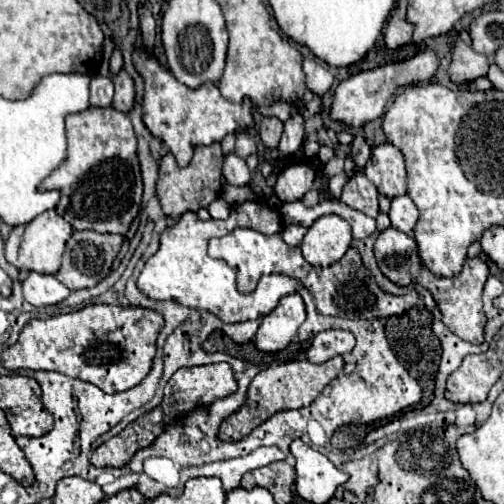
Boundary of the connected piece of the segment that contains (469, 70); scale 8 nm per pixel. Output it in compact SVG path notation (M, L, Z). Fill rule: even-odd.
M460 31L454 51L452 51L452 61L450 61L450 69L448 75L452 79L452 83L470 83L478 77L484 77L488 73L488 57L480 55L472 49L472 41L468 31Z

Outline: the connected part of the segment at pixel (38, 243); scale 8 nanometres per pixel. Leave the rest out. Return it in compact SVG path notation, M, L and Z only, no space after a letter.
M54 209L44 211L38 217L34 217L32 221L14 227L14 231L10 233L10 237L6 241L6 259L18 269L54 275L60 269L64 245L70 235L72 235L72 227Z

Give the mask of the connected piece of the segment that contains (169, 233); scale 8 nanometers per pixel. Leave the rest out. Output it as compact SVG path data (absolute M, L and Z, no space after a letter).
M246 201L242 205L232 207L230 217L224 221L218 219L200 221L196 213L188 211L180 217L176 225L168 227L160 235L160 249L146 261L138 277L138 289L152 299L174 299L180 305L190 309L206 309L216 317L220 317L224 323L262 319L264 315L276 309L278 301L284 295L296 291L296 279L288 275L276 275L276 273L264 275L252 293L246 295L238 293L234 285L234 273L228 269L228 265L222 263L220 259L208 257L206 253L208 239L216 235L226 235L236 227L250 227L264 235L272 235L282 231L282 217L276 209L270 209L268 205L260 205L256 201Z

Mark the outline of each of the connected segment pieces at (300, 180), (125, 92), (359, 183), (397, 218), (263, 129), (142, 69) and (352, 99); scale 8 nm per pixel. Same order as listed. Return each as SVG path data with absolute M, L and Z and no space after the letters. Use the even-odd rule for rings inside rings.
M290 165L286 167L274 185L274 195L280 201L298 201L314 185L314 171L308 165Z
M122 69L118 75L112 77L112 83L116 87L116 93L114 93L114 101L112 101L112 107L122 111L122 113L128 113L134 105L134 81L132 77Z
M358 173L356 177L352 177L344 189L342 189L342 203L346 203L348 207L366 213L368 217L376 217L378 215L378 191L376 187L368 181L368 177L364 173Z
M400 195L400 197L392 199L392 207L388 211L388 217L390 217L390 223L394 229L398 229L406 235L412 235L414 225L418 221L418 209L408 195Z
M264 117L262 123L260 123L260 139L266 147L274 149L282 137L282 131L284 131L284 123L276 117Z
M136 49L134 65L136 71L144 77L142 119L152 131L152 135L160 137L170 147L180 167L186 167L190 163L194 147L210 145L214 141L220 143L228 133L246 131L254 127L252 103L244 101L242 105L236 105L224 99L212 81L206 81L200 89L188 89L186 85L180 85L180 81L176 81L176 77L172 77L172 73L164 69L154 57L148 57L144 49Z
M426 47L424 51L418 51L410 59L388 63L388 65L382 65L382 67L374 67L370 71L360 71L356 75L350 75L346 81L340 81L336 91L334 91L330 117L334 121L340 121L340 123L344 123L348 127L354 127L354 129L364 127L368 121L374 121L374 119L382 117L388 99L394 97L394 93L400 87L414 85L414 83L424 83L436 73L436 69L438 69L438 57L432 49Z

